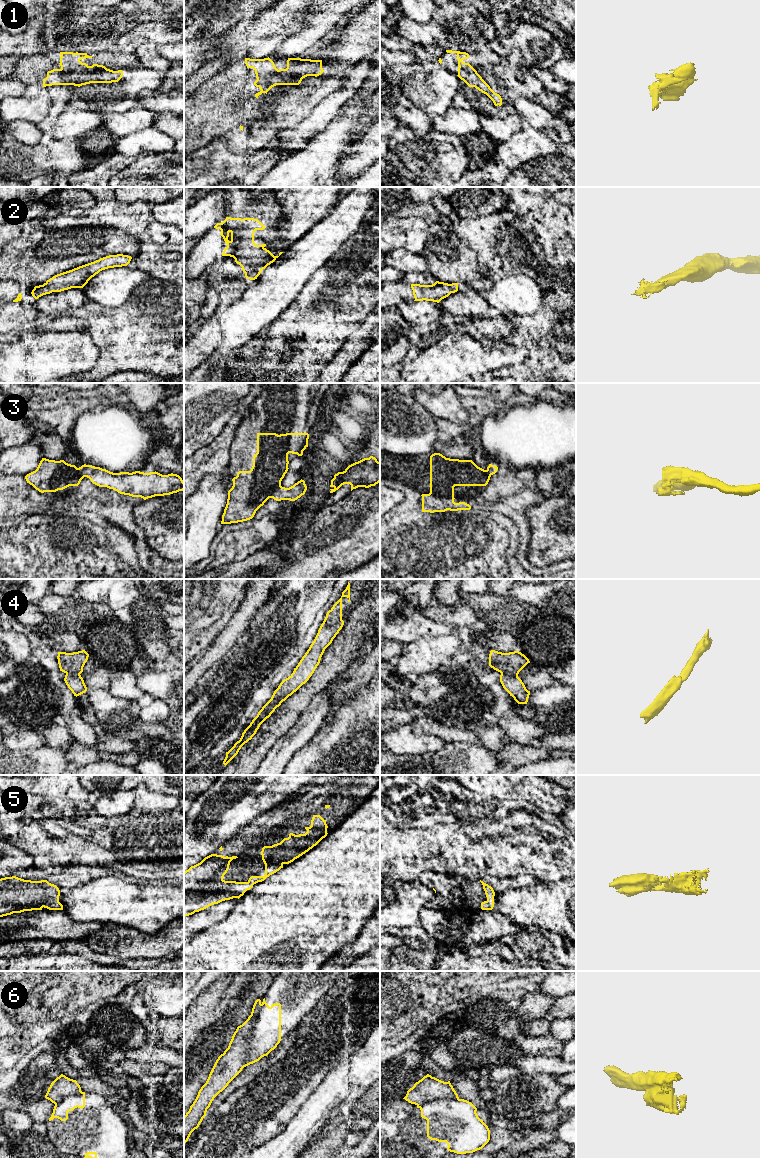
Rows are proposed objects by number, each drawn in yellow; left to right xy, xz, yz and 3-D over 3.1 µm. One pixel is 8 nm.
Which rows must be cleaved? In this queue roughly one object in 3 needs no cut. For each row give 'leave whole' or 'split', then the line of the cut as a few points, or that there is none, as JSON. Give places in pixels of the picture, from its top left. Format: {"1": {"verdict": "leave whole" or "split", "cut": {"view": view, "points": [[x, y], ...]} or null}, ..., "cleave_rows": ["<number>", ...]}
{"1": {"verdict": "leave whole", "cut": null}, "2": {"verdict": "leave whole", "cut": null}, "3": {"verdict": "split", "cut": {"view": "xz", "points": [[281, 486], [273, 492], [271, 497]]}}, "4": {"verdict": "split", "cut": {"view": "xz", "points": [[275, 707], [264, 717], [257, 716]]}}, "5": {"verdict": "leave whole", "cut": null}, "6": {"verdict": "split", "cut": {"view": "xz", "points": [[261, 1004], [251, 1028], [249, 1050], [243, 1066]]}}, "cleave_rows": ["3", "4", "6"]}

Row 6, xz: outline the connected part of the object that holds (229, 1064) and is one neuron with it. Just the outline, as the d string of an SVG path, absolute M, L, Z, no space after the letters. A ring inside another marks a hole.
M257 999L251 1015L242 1025L237 1027L228 1048L216 1060L206 1083L201 1087L195 1101L184 1116L184 1143L188 1141L191 1133L199 1127L214 1098L244 1068L244 1060L249 1051L249 1035L260 1005L261 1000Z

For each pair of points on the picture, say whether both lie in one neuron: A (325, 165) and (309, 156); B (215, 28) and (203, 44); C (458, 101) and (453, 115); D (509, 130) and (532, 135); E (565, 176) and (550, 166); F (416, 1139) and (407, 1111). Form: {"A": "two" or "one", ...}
{"A": "one", "B": "two", "C": "two", "D": "two", "E": "one", "F": "two"}

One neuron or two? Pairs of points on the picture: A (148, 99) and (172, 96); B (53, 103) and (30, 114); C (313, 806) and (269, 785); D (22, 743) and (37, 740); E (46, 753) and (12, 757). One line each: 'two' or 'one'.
A: one
B: one
C: two
D: one
E: one

